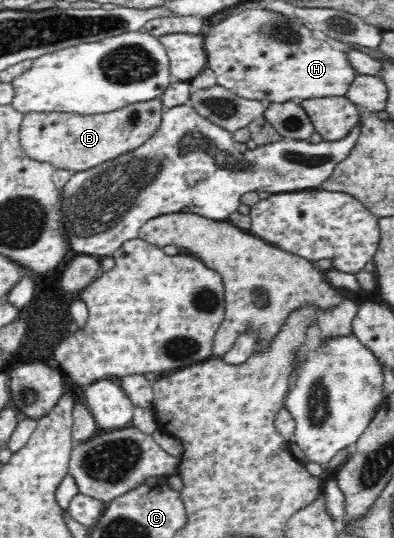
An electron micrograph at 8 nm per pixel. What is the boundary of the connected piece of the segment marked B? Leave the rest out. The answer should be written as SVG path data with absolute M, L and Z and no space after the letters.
M157 97L107 113L29 111L23 114L19 125L20 144L23 152L34 161L49 163L55 169L81 172L141 147L160 126L165 109L161 98Z

